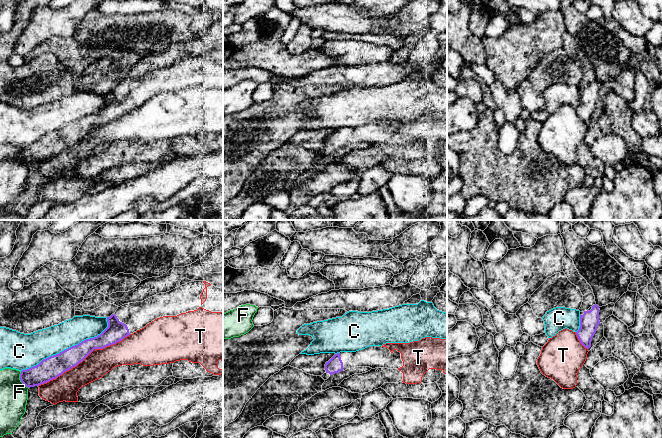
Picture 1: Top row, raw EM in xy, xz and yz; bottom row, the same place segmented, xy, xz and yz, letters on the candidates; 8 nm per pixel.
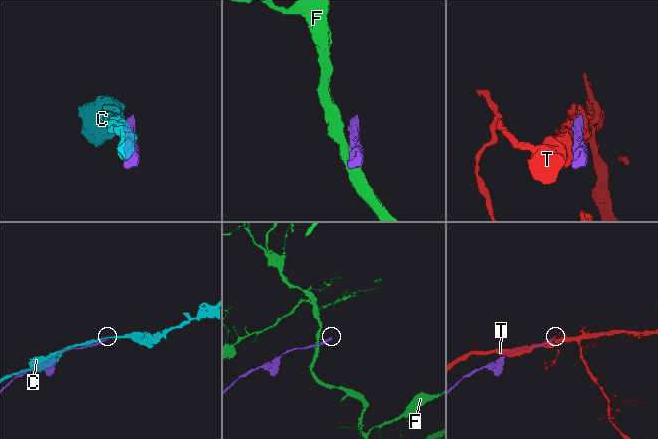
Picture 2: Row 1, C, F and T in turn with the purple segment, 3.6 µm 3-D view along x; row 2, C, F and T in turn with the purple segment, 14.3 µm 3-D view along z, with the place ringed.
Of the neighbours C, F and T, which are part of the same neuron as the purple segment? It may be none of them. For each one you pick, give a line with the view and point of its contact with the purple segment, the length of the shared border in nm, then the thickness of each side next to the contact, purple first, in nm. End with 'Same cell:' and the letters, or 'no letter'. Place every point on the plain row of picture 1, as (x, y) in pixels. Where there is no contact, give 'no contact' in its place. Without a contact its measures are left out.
Same cell: no letter

